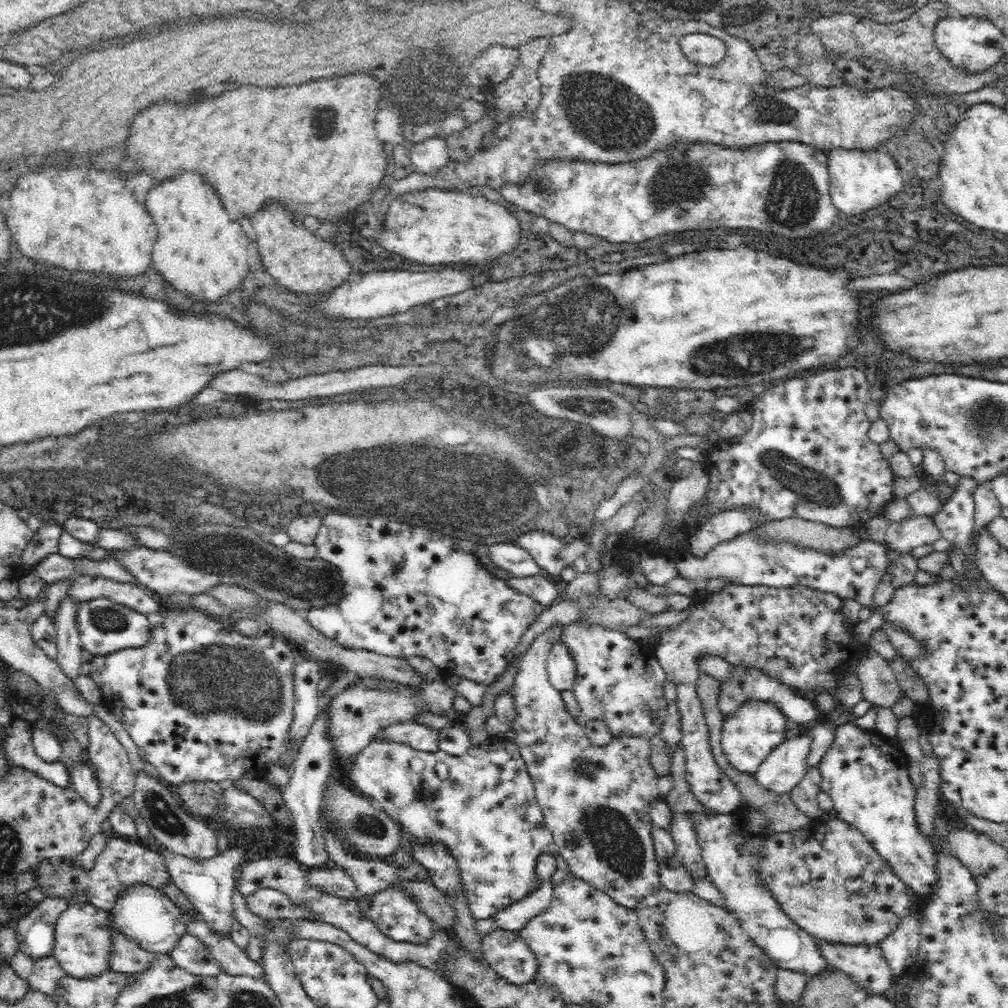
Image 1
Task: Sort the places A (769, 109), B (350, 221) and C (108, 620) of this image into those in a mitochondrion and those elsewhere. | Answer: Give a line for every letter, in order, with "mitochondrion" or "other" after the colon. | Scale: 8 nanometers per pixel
A: mitochondrion
B: other
C: mitochondrion

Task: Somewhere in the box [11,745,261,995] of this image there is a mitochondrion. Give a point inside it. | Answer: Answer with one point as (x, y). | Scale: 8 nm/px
(164, 817)

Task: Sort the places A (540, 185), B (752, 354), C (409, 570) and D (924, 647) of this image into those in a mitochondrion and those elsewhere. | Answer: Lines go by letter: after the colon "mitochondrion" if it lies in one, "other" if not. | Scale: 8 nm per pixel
A: mitochondrion
B: mitochondrion
C: other
D: other

